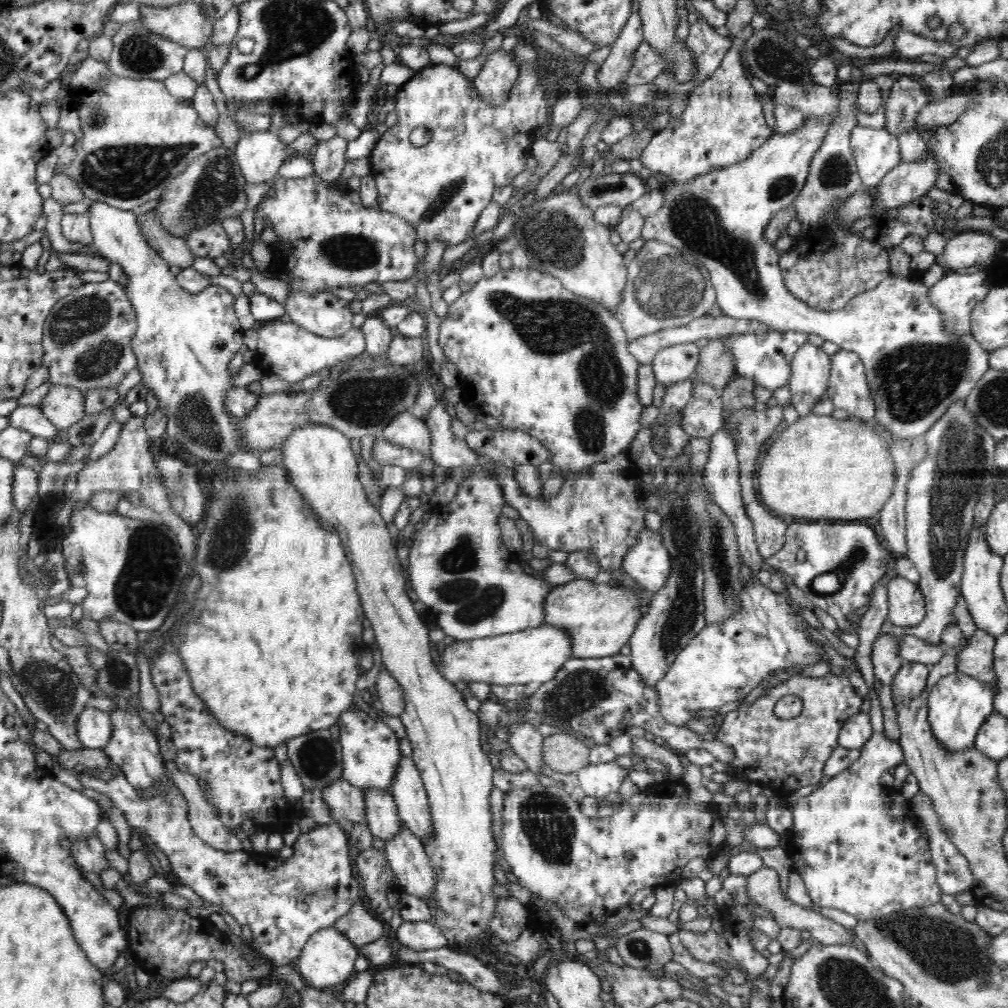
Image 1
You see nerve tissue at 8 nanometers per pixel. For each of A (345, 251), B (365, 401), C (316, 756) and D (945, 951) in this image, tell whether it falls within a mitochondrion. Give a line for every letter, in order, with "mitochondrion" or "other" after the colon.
A: mitochondrion
B: mitochondrion
C: mitochondrion
D: mitochondrion

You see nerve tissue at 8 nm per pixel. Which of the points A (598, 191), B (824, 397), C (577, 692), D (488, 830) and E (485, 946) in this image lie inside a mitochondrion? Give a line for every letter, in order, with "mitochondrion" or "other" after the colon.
A: mitochondrion
B: other
C: mitochondrion
D: other
E: other

